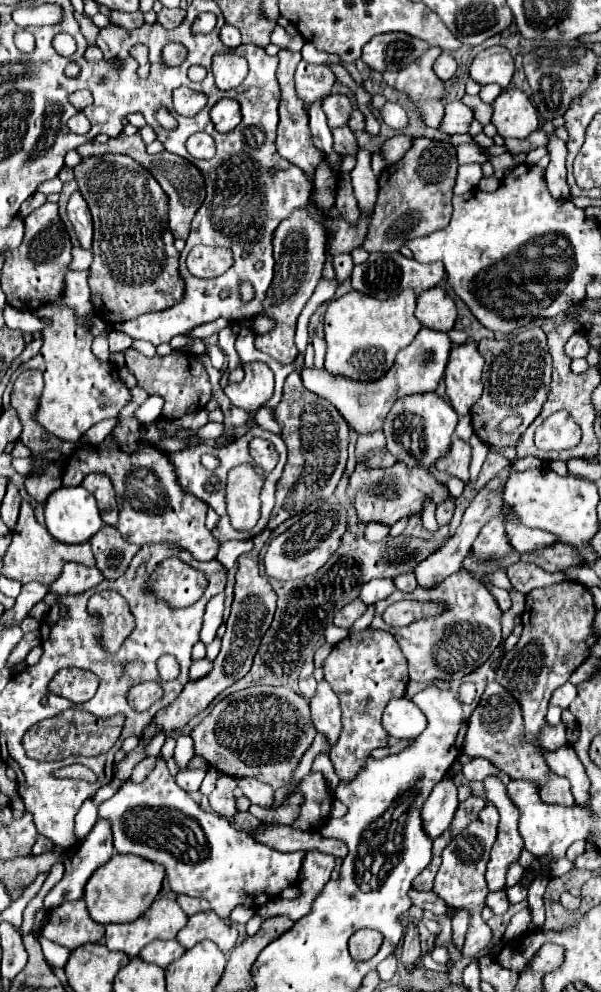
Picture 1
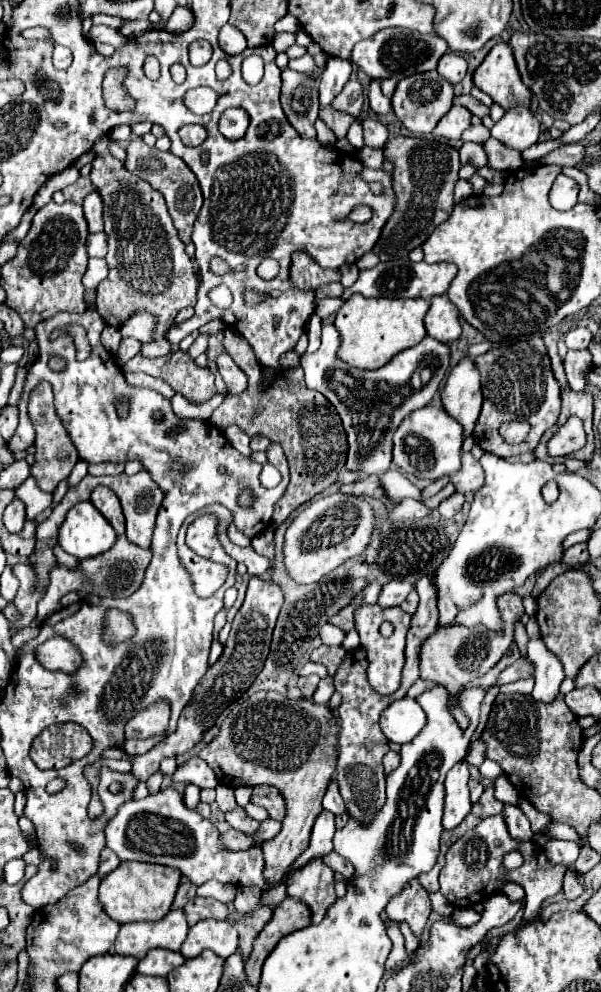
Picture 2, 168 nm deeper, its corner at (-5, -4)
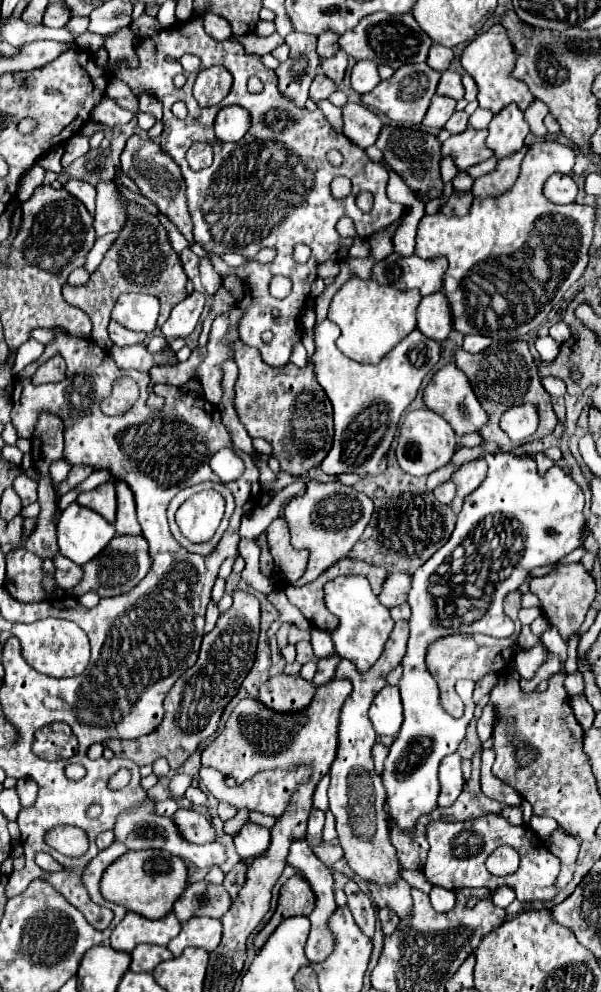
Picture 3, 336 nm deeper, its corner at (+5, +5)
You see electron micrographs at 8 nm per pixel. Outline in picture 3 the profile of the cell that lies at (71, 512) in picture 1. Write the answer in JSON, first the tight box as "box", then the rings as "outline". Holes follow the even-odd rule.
{"box":[57,501,115,565],"outline":[[[73,501],[61,511],[57,523],[57,541],[63,557],[77,565],[91,561],[115,535],[115,527],[99,513],[81,507]]]}

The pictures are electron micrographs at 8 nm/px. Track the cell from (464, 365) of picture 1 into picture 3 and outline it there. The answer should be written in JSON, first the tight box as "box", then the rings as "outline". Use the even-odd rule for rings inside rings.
{"box":[423,363,487,437],"outline":[[[449,363],[445,367],[441,367],[429,381],[429,385],[425,387],[423,391],[423,401],[425,401],[425,407],[435,411],[437,415],[441,415],[451,427],[453,431],[457,433],[457,437],[465,435],[465,433],[473,433],[477,431],[481,425],[485,425],[487,421],[487,413],[485,409],[481,407],[481,403],[477,401],[471,385],[469,385],[469,379],[467,375],[455,365],[455,363]]]}

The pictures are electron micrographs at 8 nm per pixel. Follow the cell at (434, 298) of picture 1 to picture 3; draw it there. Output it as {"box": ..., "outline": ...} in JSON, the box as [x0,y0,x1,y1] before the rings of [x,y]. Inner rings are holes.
{"box":[417,291,453,341],"outline":[[[441,291],[421,299],[417,309],[417,327],[423,335],[435,341],[445,341],[449,331],[453,329],[451,323],[453,317],[451,317],[449,301]]]}

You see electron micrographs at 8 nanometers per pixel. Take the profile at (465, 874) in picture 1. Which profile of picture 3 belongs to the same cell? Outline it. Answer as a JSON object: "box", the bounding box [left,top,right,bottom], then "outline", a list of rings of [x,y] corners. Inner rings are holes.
{"box":[425,813,559,901],"outline":[[[489,813],[481,815],[477,819],[461,821],[461,823],[445,823],[445,821],[431,821],[427,827],[427,839],[429,839],[429,857],[425,863],[425,877],[429,883],[457,891],[463,887],[487,887],[495,889],[501,885],[509,885],[517,891],[519,901],[547,901],[557,895],[557,889],[553,887],[553,881],[559,873],[559,861],[553,857],[553,853],[547,849],[547,845],[535,835],[535,831],[529,825],[509,825],[501,815]],[[499,845],[509,845],[515,851],[519,851],[521,865],[519,871],[507,877],[491,875],[485,867],[485,859],[491,851],[495,851]]]}

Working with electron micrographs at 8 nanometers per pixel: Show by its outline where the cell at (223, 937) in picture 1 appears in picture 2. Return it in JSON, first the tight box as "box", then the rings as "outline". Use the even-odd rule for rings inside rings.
{"box":[181,920,239,958],"outline":[[[201,920],[191,930],[181,946],[183,958],[195,958],[203,950],[213,950],[227,958],[239,948],[239,934],[229,920]]]}

